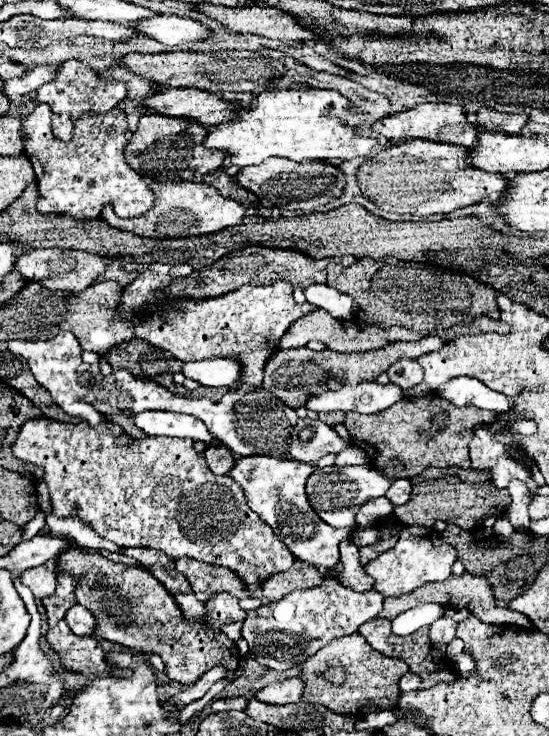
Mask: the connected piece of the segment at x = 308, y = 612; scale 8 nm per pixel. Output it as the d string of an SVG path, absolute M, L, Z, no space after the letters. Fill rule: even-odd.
M326 577L320 587L292 591L280 601L270 601L248 611L242 623L242 637L248 643L248 653L260 665L274 671L286 671L290 667L298 667L306 657L314 655L332 639L356 633L362 623L378 617L383 601L383 596L374 589L356 593L336 583L336 579Z

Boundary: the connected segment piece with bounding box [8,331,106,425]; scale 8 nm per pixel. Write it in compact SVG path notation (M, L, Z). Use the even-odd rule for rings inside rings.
M60 331L60 333L58 333L54 339L50 339L50 341L12 341L12 343L8 343L8 349L10 349L12 353L16 353L16 355L22 355L22 357L28 361L28 365L30 365L30 369L32 369L36 381L52 395L54 403L58 403L68 415L72 415L72 417L82 417L82 419L88 421L90 425L98 425L98 423L106 421L106 417L104 417L102 413L98 413L92 405L80 401L80 397L82 397L92 385L100 383L103 377L98 374L95 376L93 383L85 386L78 385L76 367L82 363L82 359L80 359L82 349L80 349L76 337L74 337L70 331Z

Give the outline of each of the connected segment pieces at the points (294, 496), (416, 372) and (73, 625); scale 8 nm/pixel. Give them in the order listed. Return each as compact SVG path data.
M252 455L238 457L236 467L230 471L230 475L244 489L250 509L274 529L274 533L288 545L288 549L292 549L296 559L312 563L318 569L332 569L338 563L340 539L350 539L352 531L326 525L310 507L304 487L312 471L314 465L296 463L290 459L276 459L268 455Z
M400 359L388 369L388 377L392 383L400 385L402 389L416 387L422 381L424 369L418 365L418 361L412 359Z
M76 605L66 613L66 623L70 631L80 637L92 636L96 626L94 616L90 615L82 605Z

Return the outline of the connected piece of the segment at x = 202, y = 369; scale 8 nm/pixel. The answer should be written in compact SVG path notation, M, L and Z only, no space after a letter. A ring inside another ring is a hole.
M206 359L206 361L192 361L182 365L182 373L188 379L198 381L204 387L236 387L236 377L240 377L240 365L236 359Z

